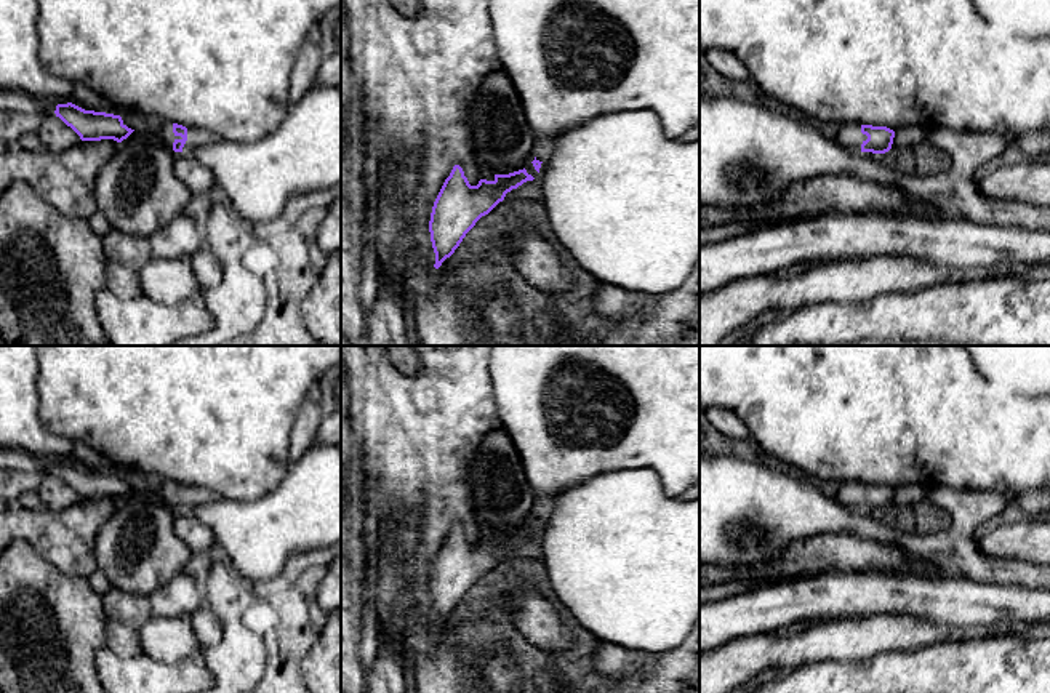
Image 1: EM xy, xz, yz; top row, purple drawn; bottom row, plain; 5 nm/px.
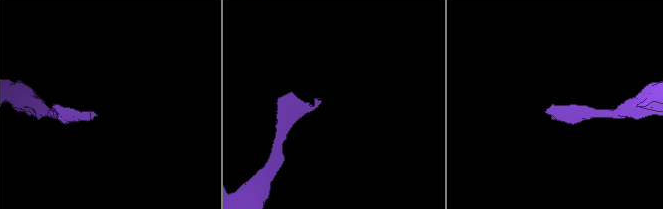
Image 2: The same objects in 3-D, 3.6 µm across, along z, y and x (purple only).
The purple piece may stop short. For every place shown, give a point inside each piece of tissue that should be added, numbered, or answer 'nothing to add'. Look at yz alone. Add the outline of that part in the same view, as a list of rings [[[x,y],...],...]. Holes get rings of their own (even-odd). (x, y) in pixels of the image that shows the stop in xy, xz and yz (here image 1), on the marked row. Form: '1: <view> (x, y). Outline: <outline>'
1: yz (849, 135). Outline: [[[842,123],[832,139],[852,152],[861,152],[861,144],[868,136],[861,133],[861,123]]]

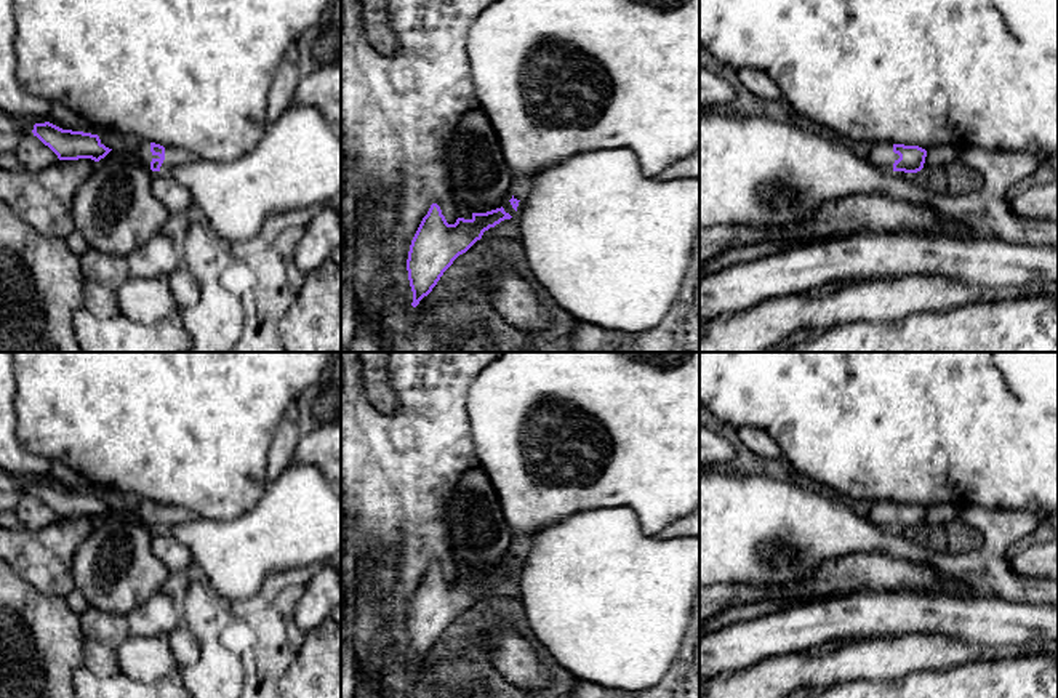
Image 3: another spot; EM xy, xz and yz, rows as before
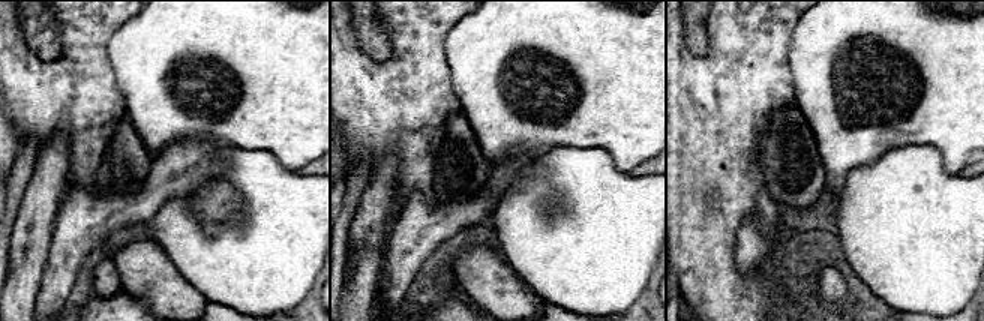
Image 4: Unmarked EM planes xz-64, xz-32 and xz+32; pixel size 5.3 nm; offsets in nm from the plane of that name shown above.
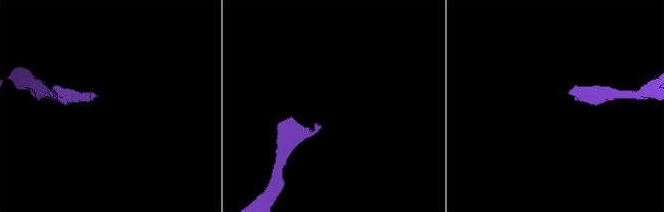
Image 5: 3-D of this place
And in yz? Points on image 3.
1: yz (881, 154). Outline: [[[874,142],[864,158],[884,171],[893,171],[893,163],[900,155],[893,152],[893,142]]]

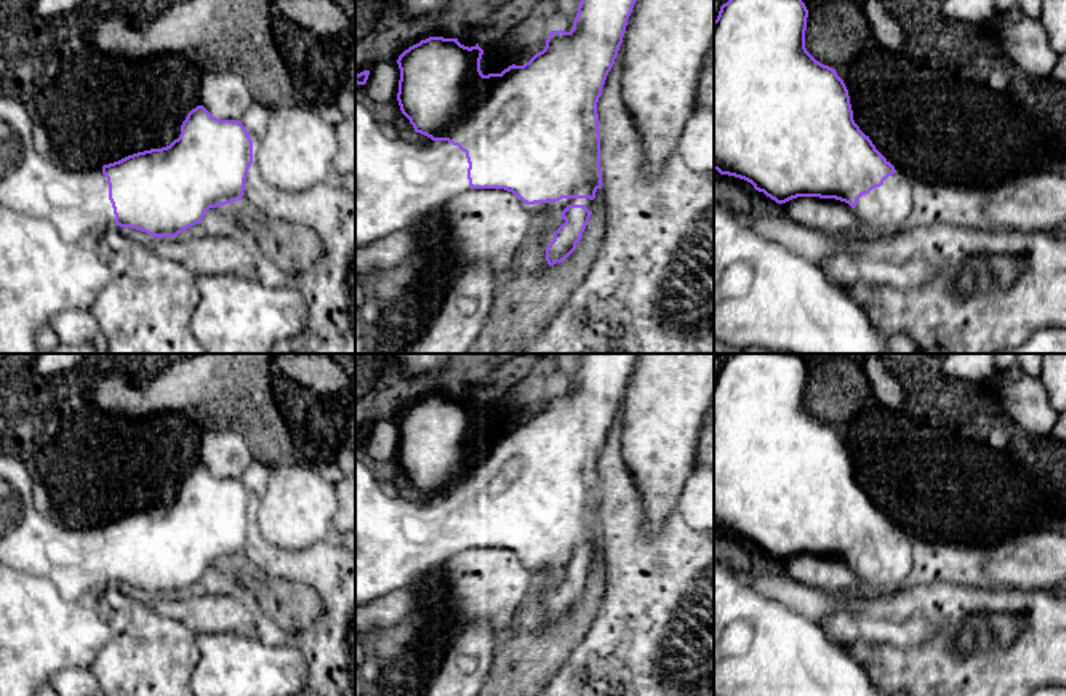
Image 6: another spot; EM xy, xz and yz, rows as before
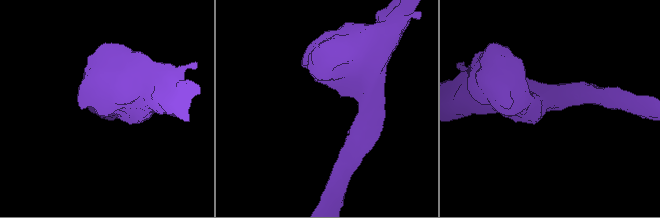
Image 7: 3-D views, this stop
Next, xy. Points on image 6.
1: xy (76, 202). Outline: [[[0,90],[0,205],[51,222],[61,238],[70,243],[88,242],[115,224],[102,170],[69,170],[40,155],[32,142],[32,126],[27,109],[11,93]]]

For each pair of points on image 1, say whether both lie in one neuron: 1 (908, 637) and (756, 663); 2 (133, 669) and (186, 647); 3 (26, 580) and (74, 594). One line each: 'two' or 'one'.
1: one
2: two
3: one

